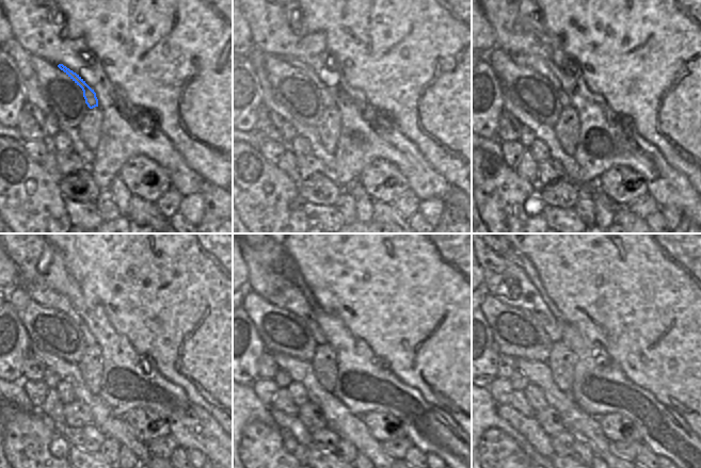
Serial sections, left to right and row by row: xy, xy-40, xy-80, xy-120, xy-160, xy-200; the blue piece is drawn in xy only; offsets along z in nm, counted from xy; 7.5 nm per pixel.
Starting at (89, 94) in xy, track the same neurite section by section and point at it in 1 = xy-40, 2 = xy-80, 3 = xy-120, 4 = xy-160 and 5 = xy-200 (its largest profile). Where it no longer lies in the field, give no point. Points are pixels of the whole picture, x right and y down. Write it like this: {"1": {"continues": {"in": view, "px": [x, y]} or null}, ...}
{"1": {"continues": {"in": "xy-40", "px": [324, 94]}}, "2": {"continues": {"in": "xy-80", "px": [536, 63]}}, "3": {"continues": {"in": "xy-120", "px": [45, 296]}}, "4": {"continues": {"in": "xy-160", "px": [273, 287]}}, "5": {"continues": {"in": "xy-200", "px": [506, 280]}}}

